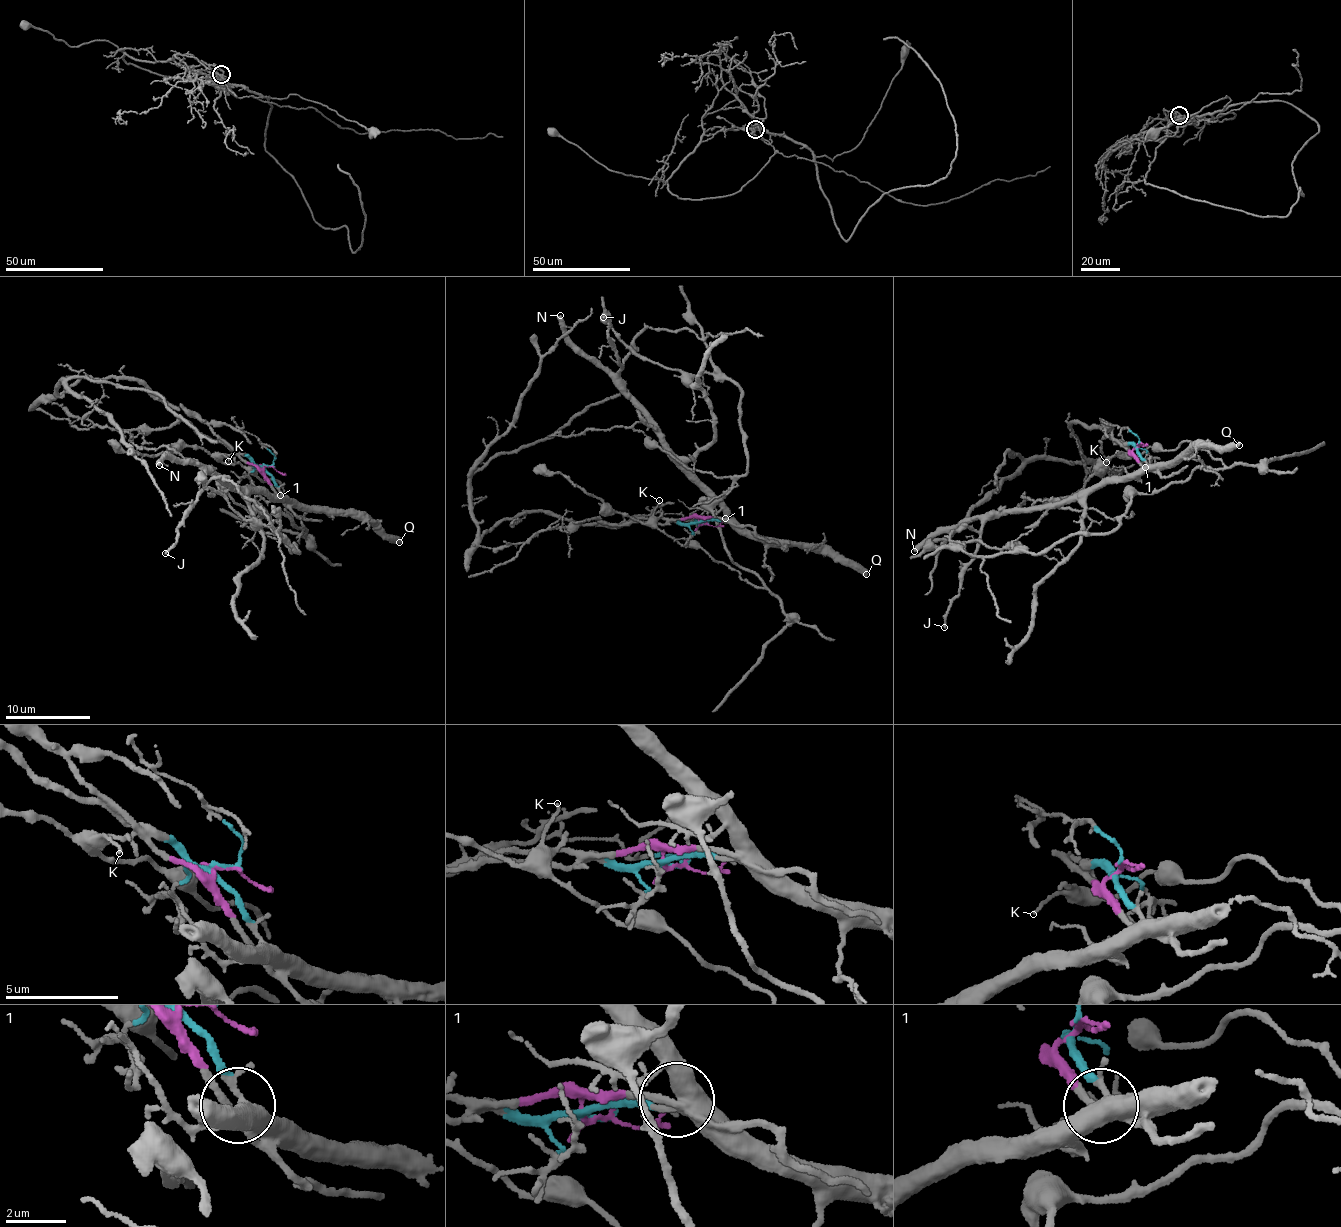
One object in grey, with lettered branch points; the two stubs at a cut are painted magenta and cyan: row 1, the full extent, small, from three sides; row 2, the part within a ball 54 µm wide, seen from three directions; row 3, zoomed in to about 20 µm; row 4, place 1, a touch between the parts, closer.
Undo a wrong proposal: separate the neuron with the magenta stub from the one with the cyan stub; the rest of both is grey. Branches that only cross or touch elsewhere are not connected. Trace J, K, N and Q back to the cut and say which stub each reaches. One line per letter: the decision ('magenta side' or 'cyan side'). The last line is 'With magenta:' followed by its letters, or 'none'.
J: cyan side
K: magenta side
N: cyan side
Q: cyan side
With magenta: K

